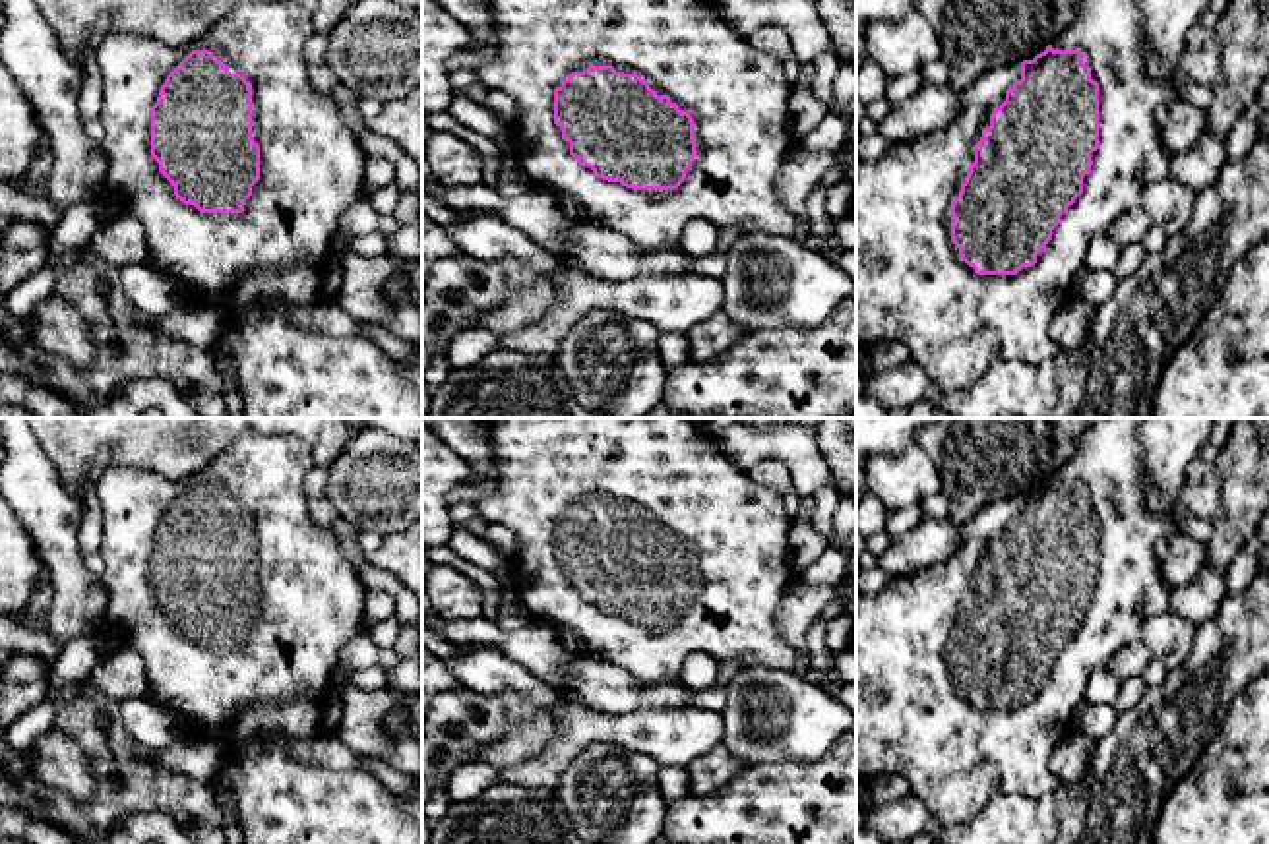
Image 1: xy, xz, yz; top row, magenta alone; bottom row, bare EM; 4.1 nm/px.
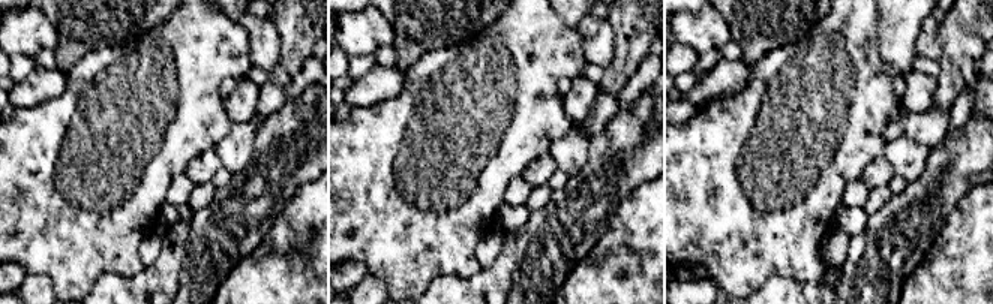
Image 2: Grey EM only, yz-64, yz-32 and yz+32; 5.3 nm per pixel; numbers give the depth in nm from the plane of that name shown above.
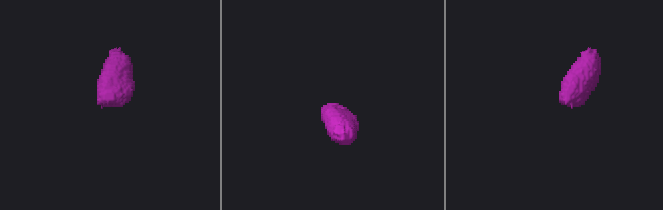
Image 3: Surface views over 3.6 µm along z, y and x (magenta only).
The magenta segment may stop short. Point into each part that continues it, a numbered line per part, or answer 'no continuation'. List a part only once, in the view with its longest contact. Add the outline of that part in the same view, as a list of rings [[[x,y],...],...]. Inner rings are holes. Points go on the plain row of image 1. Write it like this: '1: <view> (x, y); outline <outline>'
1: yz (911, 719); outline [[[1100,418],[1077,441],[1073,455],[1052,472],[1054,484],[1081,484],[1091,513],[1099,517],[1099,583],[1091,587],[1091,606],[1083,610],[1083,627],[1060,648],[1052,674],[1037,687],[1033,701],[1015,708],[976,708],[959,691],[951,676],[951,635],[959,629],[967,602],[975,596],[975,579],[990,559],[990,548],[1006,534],[1006,525],[1021,513],[1021,496],[992,501],[975,517],[961,523],[955,554],[944,563],[930,565],[909,577],[893,577],[883,592],[856,592],[856,782],[878,776],[901,776],[942,827],[973,821],[998,792],[1029,799],[1052,799],[1062,782],[1050,770],[1050,757],[1064,734],[1075,722],[1075,710],[1085,699],[1087,679],[1095,670],[1108,668],[1114,652],[1137,637],[1149,618],[1170,610],[1168,587],[1161,561],[1153,554],[1157,538],[1184,530],[1186,509],[1178,503],[1168,517],[1145,505],[1145,457],[1137,443],[1143,418]]]

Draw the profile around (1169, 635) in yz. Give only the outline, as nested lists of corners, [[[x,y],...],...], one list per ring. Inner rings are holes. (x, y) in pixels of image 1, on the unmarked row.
[[[1170,608],[1145,621],[1141,639],[1155,660],[1162,662],[1166,670],[1174,670],[1192,650],[1195,625]]]

